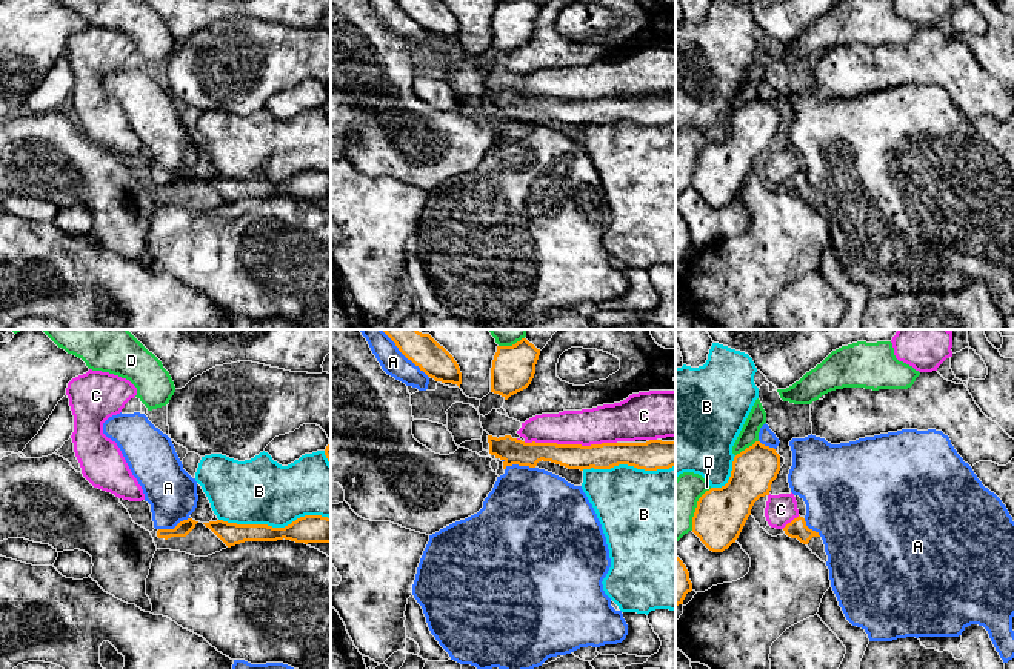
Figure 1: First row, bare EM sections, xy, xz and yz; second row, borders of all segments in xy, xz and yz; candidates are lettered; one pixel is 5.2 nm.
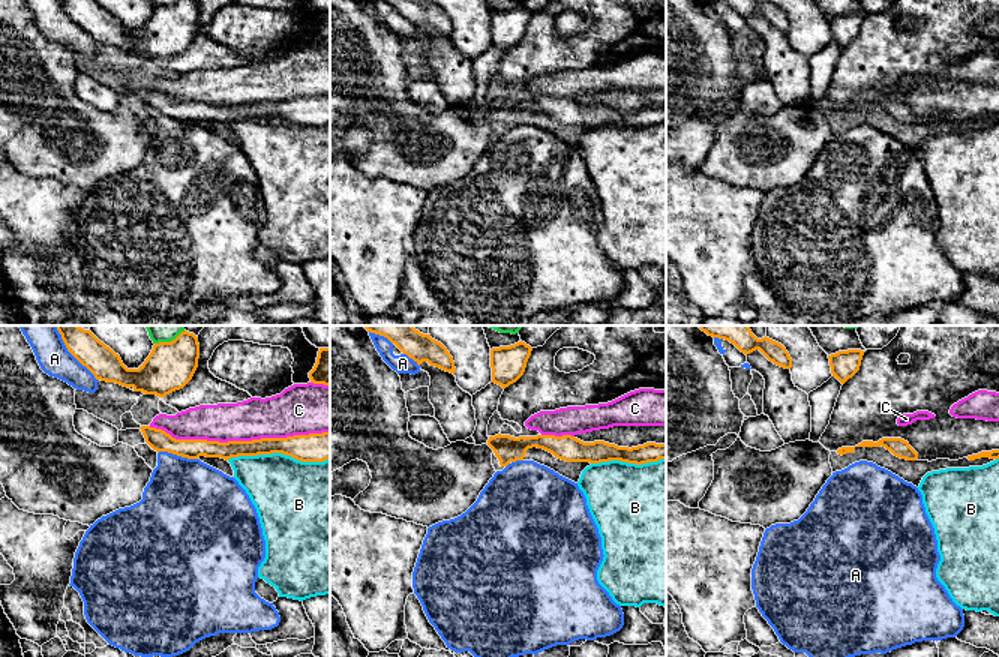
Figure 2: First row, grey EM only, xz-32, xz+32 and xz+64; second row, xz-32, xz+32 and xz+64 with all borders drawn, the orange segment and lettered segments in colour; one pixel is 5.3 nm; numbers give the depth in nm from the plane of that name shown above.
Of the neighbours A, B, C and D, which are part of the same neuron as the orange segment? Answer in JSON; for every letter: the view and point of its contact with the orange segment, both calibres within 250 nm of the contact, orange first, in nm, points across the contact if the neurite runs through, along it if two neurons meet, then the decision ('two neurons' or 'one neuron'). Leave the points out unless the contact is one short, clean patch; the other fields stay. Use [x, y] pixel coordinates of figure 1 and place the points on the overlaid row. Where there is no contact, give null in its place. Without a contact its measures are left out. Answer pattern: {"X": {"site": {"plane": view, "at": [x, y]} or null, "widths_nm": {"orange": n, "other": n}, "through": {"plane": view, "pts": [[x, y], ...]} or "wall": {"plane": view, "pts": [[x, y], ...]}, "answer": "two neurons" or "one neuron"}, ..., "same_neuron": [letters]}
{"A": {"site": {"plane": "xy", "at": [176, 526]}, "widths_nm": {"orange": 80, "other": 260}, "answer": "two neurons"}, "B": {"site": {"plane": "xy", "at": [274, 528]}, "widths_nm": {"orange": 140, "other": 340}, "answer": "two neurons"}, "C": {"site": {"plane": "xz", "at": [570, 445]}, "widths_nm": {"orange": 140, "other": 200}, "answer": "two neurons"}, "D": {"site": {"plane": "yz", "at": [747, 448]}, "widths_nm": {"orange": 240, "other": 100}, "answer": "two neurons"}, "same_neuron": []}

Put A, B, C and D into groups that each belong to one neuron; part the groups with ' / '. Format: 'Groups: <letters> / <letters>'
Groups: A / B / C / D

